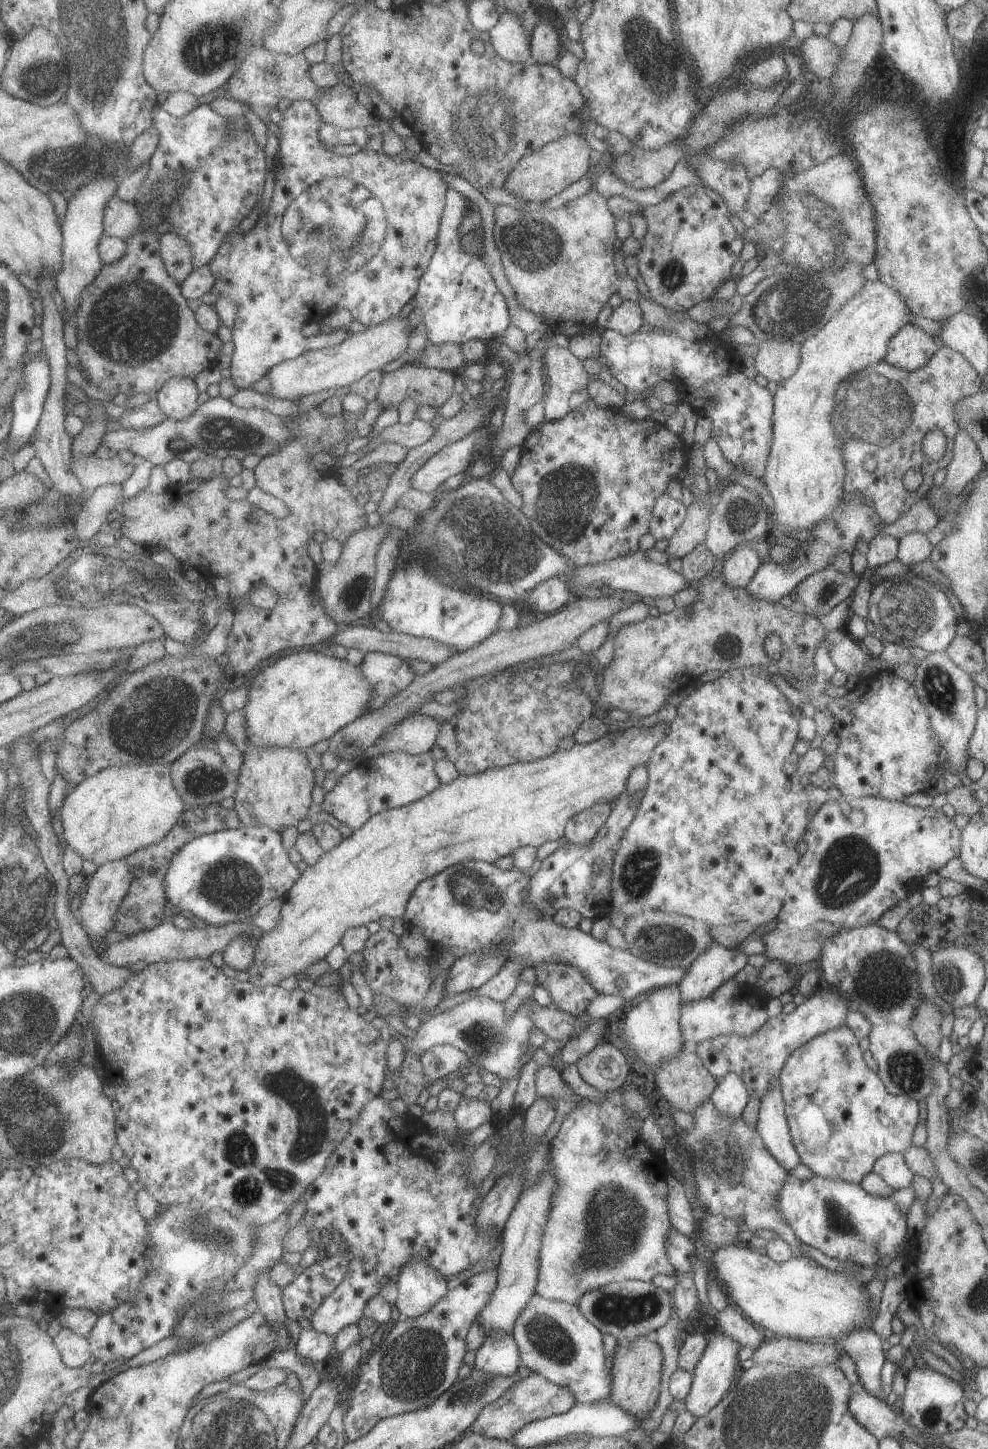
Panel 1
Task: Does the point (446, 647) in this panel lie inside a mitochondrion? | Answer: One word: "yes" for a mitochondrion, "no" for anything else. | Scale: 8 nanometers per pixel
no

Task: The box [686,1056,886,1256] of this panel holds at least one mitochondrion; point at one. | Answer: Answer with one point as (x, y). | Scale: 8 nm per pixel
(838, 1221)

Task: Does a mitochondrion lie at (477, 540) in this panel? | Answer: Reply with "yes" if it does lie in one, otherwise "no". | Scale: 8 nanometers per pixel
yes

